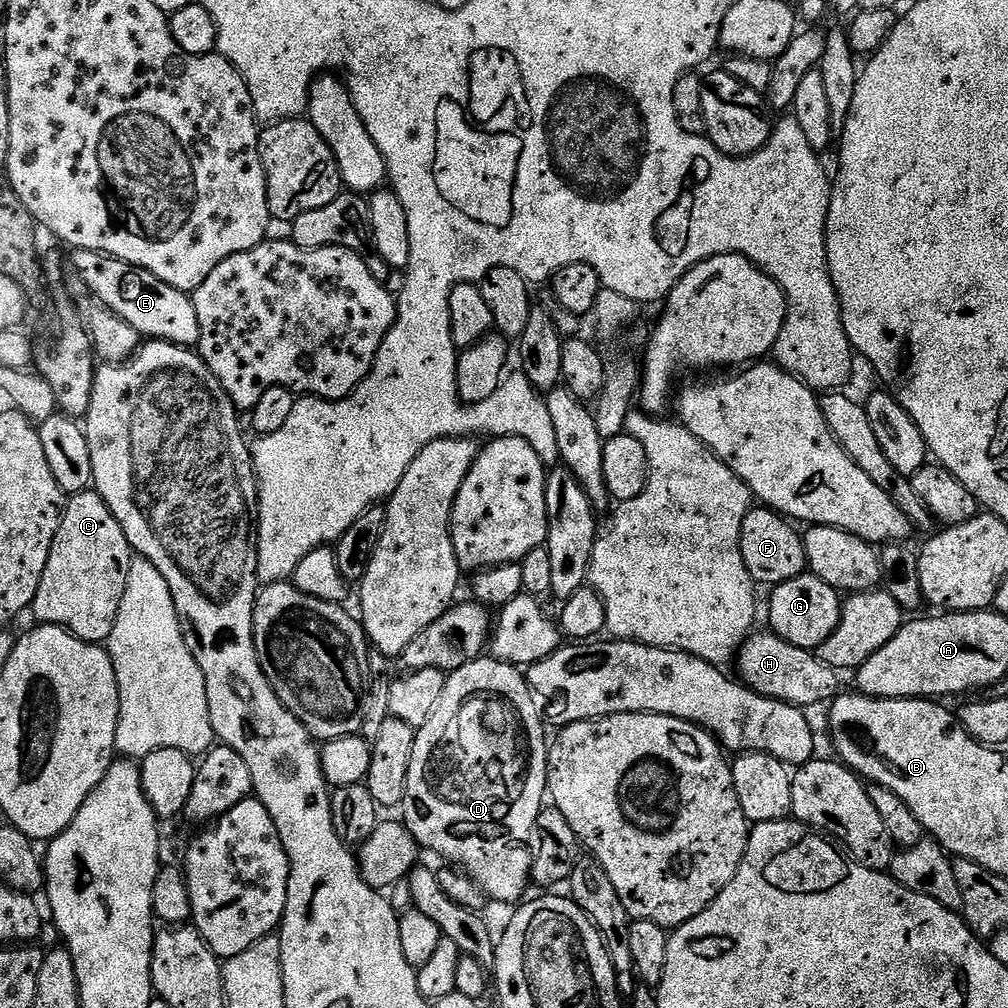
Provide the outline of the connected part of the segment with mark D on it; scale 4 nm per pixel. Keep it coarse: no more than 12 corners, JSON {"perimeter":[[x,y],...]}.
{"perimeter":[[447,673],[402,822],[491,899],[530,888],[548,791],[525,673]]}

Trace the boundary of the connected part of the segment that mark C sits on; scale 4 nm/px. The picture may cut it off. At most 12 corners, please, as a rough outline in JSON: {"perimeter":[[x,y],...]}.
{"perimeter":[[75,493],[32,603],[87,644],[114,630],[133,559],[104,499]]}

